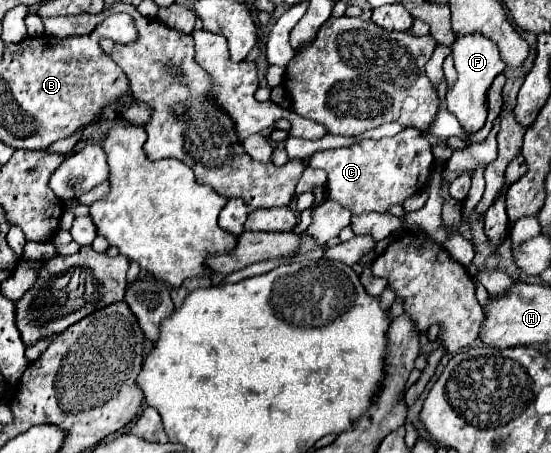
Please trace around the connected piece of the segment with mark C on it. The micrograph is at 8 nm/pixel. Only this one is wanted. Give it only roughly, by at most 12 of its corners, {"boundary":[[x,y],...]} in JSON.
{"boundary":[[415,127],[317,151],[327,197],[387,213],[423,191],[433,161]]}

